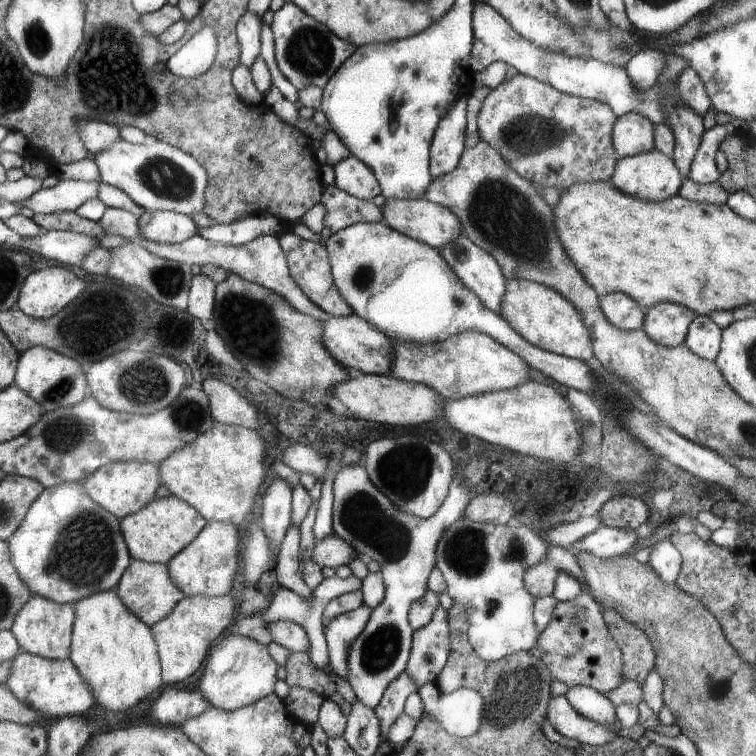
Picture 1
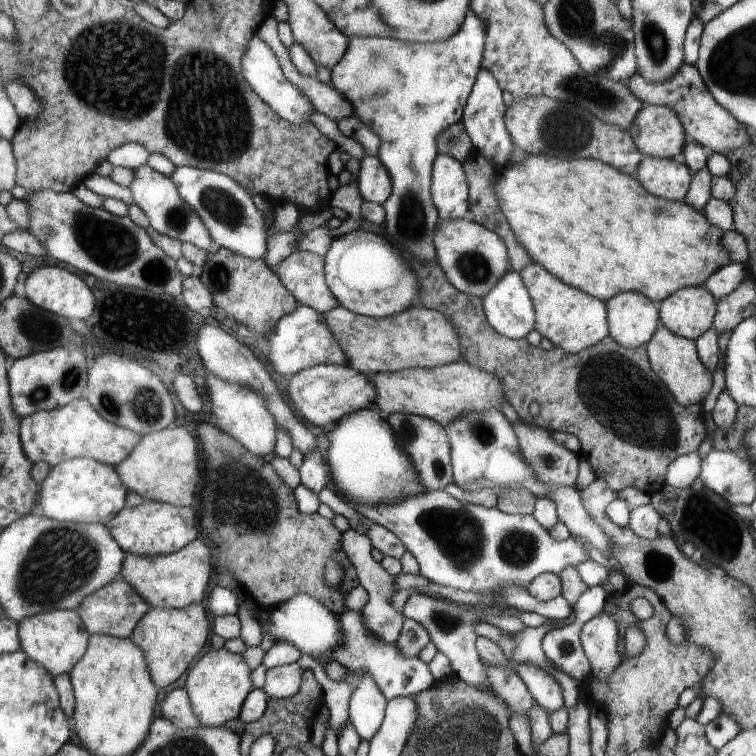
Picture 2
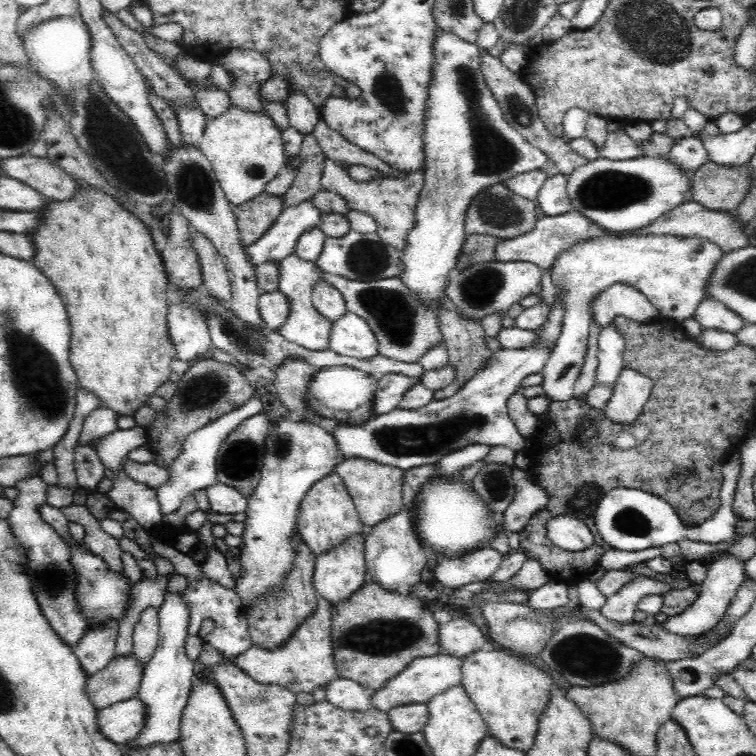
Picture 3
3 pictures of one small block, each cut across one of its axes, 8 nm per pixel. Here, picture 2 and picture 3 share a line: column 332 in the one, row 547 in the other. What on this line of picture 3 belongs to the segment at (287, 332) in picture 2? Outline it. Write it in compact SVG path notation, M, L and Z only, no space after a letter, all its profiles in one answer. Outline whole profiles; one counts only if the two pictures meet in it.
M364 535L350 536L342 546L330 549L326 554L316 558L316 570L314 570L314 586L318 596L324 598L331 606L340 606L348 602L361 586L364 586L367 574L365 566L365 538Z

